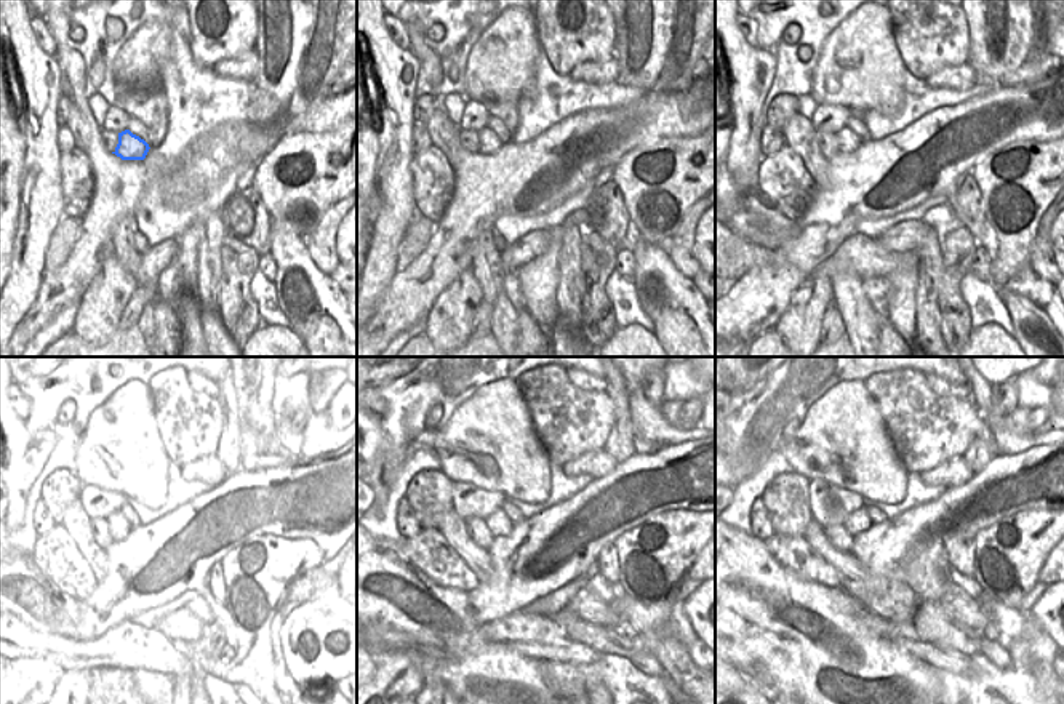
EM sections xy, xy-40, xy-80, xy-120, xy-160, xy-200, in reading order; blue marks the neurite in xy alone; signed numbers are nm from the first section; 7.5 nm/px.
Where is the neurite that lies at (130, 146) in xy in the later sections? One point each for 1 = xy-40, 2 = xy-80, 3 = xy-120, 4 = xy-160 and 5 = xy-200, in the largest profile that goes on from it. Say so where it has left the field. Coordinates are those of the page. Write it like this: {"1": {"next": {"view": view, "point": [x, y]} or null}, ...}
{"1": {"next": {"view": "xy-40", "point": [488, 143]}}, "2": {"next": {"view": "xy-80", "point": [848, 141]}}, "3": {"next": {"view": "xy-120", "point": [135, 514]}}, "4": {"next": {"view": "xy-160", "point": [498, 522]}}, "5": {"next": {"view": "xy-200", "point": [858, 522]}}}

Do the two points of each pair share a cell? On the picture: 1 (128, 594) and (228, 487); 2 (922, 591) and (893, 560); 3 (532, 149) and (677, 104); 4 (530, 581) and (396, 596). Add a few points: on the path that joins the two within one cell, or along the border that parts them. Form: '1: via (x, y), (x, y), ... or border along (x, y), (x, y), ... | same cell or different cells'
1: via (143, 564), (191, 519), (197, 508) | same cell
2: via (916, 583), (901, 568) | same cell
3: via (568, 136), (599, 124), (640, 122) | same cell
4: border along (466, 592), (471, 602), (471, 615), (482, 626) | different cells

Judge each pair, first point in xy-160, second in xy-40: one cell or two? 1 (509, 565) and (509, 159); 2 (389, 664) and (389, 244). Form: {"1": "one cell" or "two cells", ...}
{"1": "two cells", "2": "two cells"}

